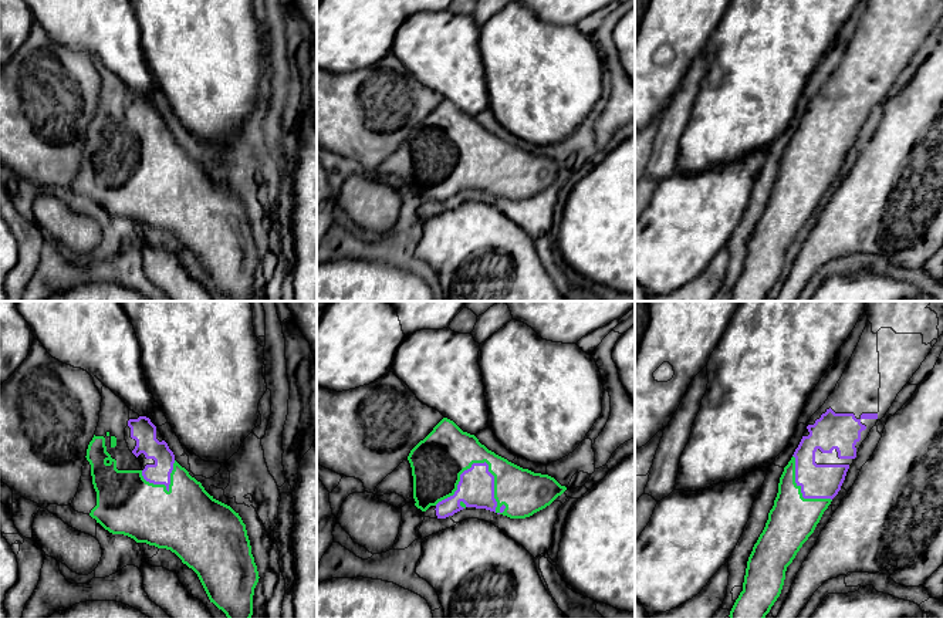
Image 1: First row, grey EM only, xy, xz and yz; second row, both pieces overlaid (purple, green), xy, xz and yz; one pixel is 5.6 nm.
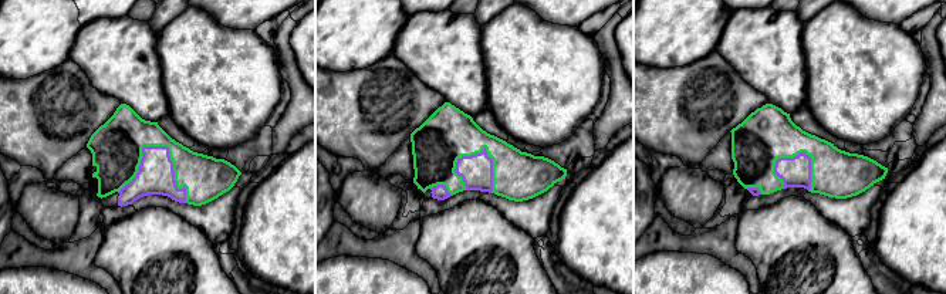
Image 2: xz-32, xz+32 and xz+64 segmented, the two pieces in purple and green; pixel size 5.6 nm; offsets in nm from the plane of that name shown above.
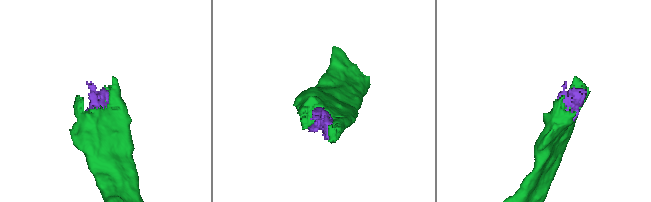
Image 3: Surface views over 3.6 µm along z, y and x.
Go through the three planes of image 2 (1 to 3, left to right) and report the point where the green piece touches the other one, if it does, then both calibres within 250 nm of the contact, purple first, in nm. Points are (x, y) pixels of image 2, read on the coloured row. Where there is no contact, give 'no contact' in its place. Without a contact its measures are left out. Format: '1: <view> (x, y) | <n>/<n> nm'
1: xz-32 (164, 146) | 220/260 nm
2: xz+32 (490, 158) | 180/280 nm
3: xz+64 (808, 156) | 180/280 nm

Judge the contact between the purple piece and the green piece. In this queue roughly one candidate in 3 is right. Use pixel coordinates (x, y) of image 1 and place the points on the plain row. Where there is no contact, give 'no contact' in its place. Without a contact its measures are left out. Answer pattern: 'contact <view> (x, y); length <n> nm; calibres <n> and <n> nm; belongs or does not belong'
contact xz (480, 145); length 400 nm; calibres 200 and 300 nm; belongs

